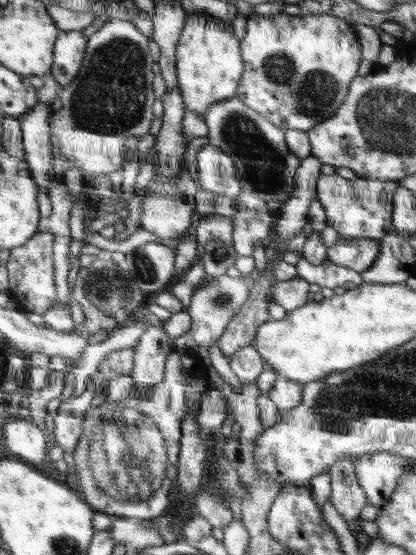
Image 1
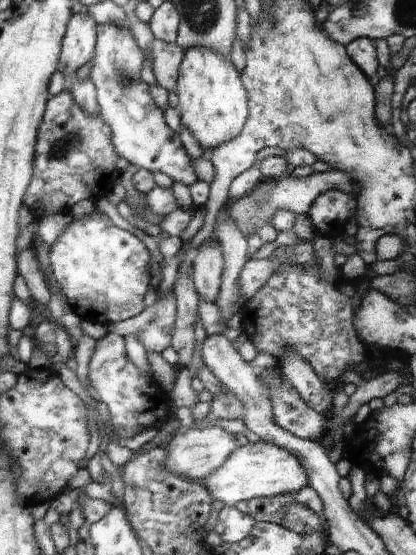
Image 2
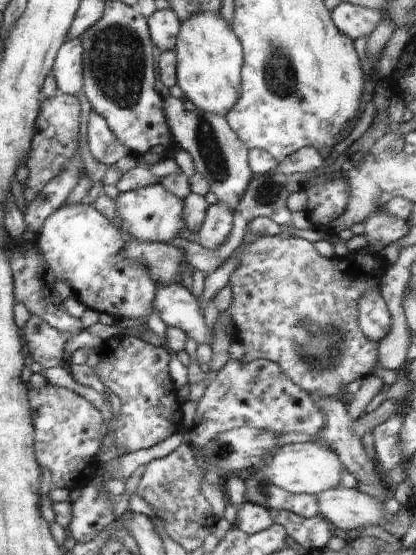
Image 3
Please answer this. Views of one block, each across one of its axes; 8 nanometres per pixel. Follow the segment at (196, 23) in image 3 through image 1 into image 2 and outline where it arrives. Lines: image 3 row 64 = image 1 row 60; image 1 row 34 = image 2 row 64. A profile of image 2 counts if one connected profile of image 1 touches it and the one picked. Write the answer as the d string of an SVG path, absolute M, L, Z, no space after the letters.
M204 47L185 50L177 78L179 118L206 155L239 136L248 118L247 93L230 58Z

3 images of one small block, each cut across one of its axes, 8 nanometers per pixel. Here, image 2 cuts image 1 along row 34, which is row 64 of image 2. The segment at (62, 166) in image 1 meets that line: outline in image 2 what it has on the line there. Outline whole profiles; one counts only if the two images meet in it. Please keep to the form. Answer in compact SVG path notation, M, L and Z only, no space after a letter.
M102 23L97 28L97 41L93 54L91 71L88 78L95 86L99 114L108 126L111 141L117 155L126 158L129 164L136 164L139 168L148 169L151 173L163 172L174 181L182 181L182 184L190 186L197 181L190 156L186 153L180 135L175 133L167 124L164 113L154 102L149 86L140 77L140 71L144 66L145 55L142 49L136 45L131 30L126 25L118 23Z

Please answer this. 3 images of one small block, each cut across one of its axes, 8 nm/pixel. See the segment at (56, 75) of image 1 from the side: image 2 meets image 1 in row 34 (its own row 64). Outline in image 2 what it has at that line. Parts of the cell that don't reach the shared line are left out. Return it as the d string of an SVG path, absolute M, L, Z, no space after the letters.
M85 12L73 14L61 44L58 70L69 81L78 68L93 58L98 25Z

